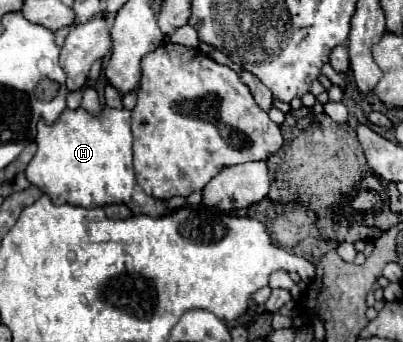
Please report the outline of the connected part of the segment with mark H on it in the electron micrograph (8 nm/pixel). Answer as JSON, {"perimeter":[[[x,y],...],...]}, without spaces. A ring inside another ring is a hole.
{"perimeter":[[[104,106],[100,114],[90,114],[84,108],[66,108],[54,124],[46,124],[44,120],[38,122],[36,144],[38,152],[26,168],[26,178],[30,184],[40,186],[40,190],[44,190],[52,198],[52,202],[74,204],[82,208],[124,204],[132,210],[132,214],[172,214],[166,202],[148,196],[136,184],[132,168],[130,110],[114,110]]]}

